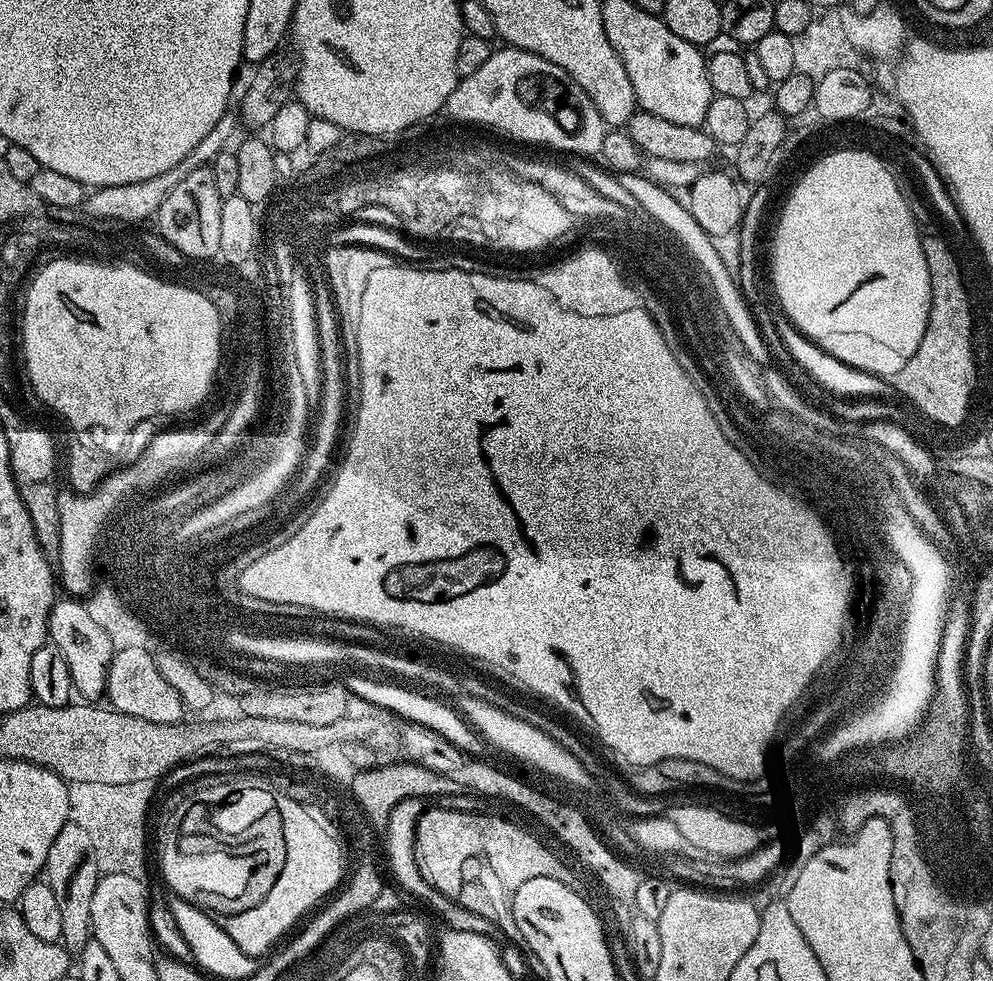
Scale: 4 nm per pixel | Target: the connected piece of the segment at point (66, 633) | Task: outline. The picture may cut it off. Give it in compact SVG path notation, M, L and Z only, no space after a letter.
M60 598L48 615L48 634L51 643L62 650L66 666L70 666L72 687L85 701L96 702L105 695L108 667L114 655L113 639L106 629L90 618L85 605L76 598Z

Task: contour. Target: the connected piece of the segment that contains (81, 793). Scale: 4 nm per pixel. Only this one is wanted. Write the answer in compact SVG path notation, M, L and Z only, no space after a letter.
M79 781L69 787L70 820L90 834L94 859L101 875L124 873L144 880L146 875L146 818L150 800L154 798L151 781L110 786L109 783Z

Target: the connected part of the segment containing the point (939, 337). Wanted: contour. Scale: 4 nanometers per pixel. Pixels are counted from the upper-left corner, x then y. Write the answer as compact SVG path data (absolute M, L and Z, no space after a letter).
M927 240L922 244L922 254L926 254L926 270L930 270L930 314L928 325L922 334L922 342L918 342L918 350L914 350L914 358L898 370L894 378L896 388L905 397L907 403L925 413L932 413L938 420L958 421L964 414L965 400L968 400L969 381L972 381L971 352L968 349L968 305L965 304L964 290L960 285L959 273L955 260L940 240Z

